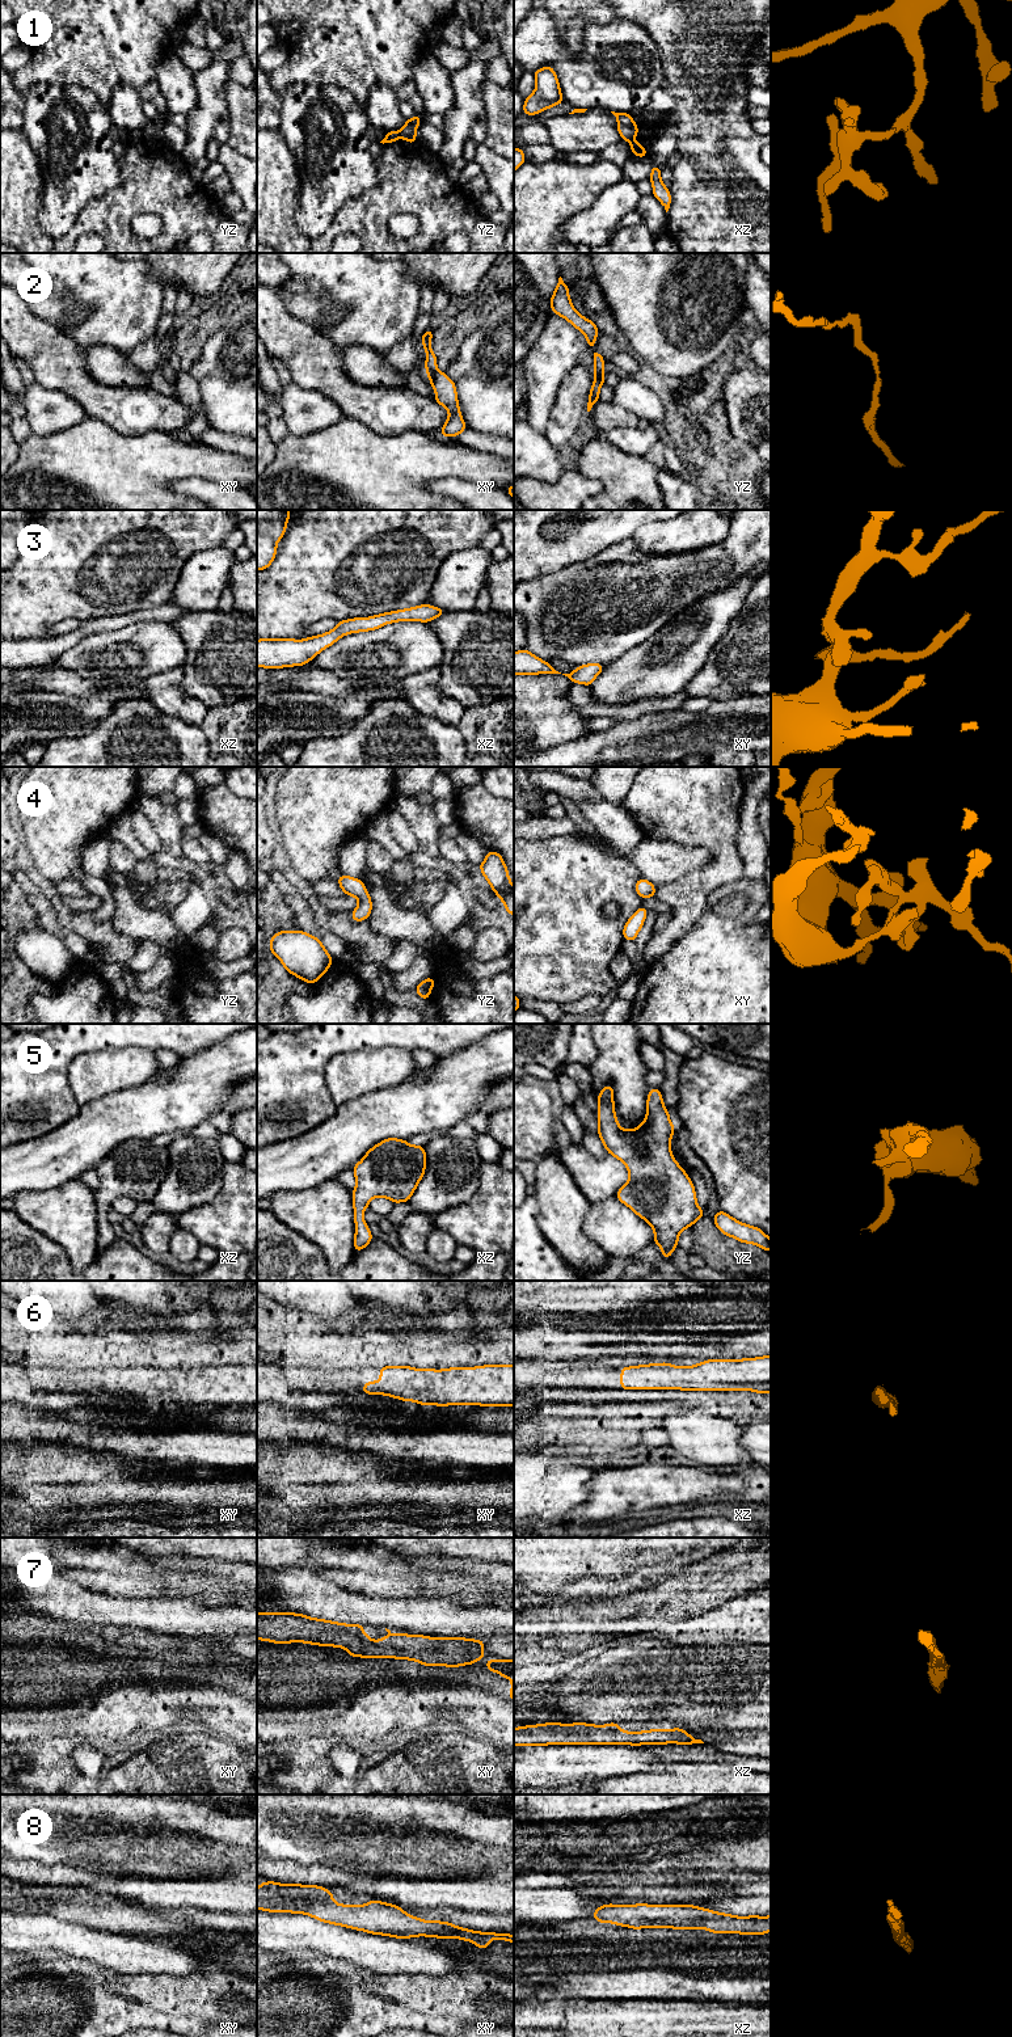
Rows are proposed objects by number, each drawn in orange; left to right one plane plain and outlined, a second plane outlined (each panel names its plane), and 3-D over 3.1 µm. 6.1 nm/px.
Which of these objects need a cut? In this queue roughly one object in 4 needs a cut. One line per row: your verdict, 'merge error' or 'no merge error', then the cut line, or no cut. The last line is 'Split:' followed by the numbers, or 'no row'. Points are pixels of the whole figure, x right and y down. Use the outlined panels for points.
1: merge error; cut in yz along (397, 133), (400, 136)
2: no merge error; no cut
3: no merge error; no cut
4: no merge error; no cut
5: no merge error; no cut
6: no merge error; no cut
7: no merge error; no cut
8: no merge error; no cut
Split: 1

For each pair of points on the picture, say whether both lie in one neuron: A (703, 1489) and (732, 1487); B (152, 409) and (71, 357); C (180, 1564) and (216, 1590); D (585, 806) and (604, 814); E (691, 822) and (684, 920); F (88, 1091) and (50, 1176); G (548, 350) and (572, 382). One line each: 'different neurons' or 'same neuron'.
A: same neuron
B: same neuron
C: same neuron
D: same neuron
E: same neuron
F: different neurons
G: different neurons

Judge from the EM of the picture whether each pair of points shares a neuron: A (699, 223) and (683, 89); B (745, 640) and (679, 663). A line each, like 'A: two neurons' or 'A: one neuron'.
A: one neuron
B: two neurons

